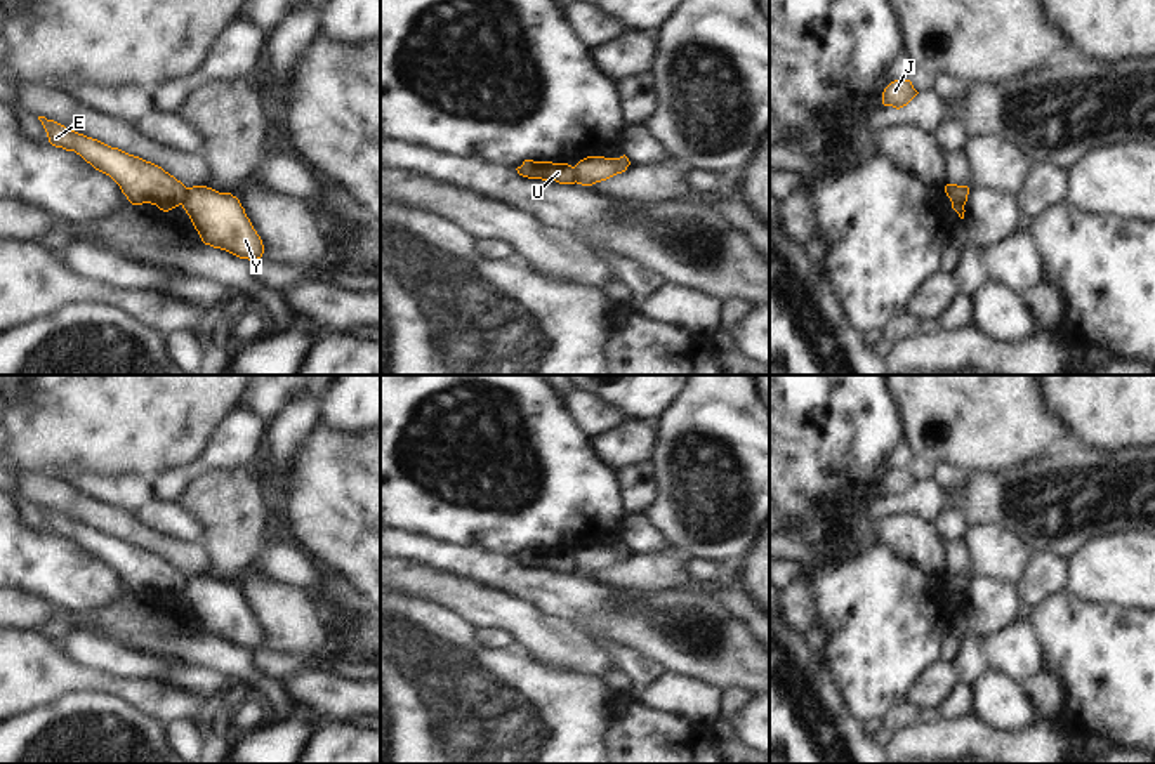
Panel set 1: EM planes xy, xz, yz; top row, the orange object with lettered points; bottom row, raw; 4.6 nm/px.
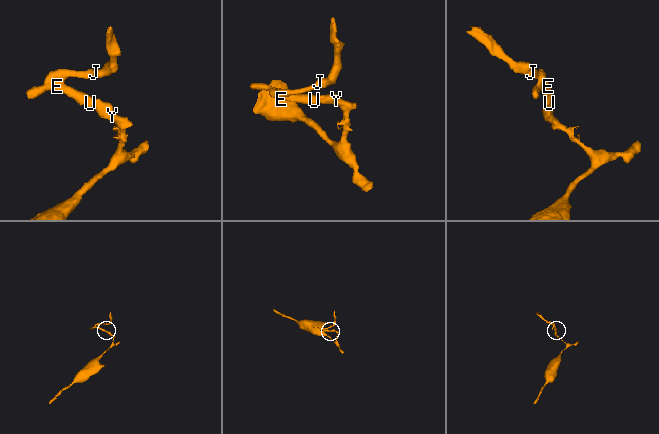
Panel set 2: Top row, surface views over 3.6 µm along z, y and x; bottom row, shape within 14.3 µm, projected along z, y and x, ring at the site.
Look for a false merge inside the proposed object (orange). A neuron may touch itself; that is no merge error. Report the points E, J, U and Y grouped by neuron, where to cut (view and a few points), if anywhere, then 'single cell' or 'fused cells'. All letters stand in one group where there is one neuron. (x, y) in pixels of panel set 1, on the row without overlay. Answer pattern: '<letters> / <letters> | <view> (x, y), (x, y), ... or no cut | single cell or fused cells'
E J U / Y | xy (186, 577), (181, 592) | fused cells

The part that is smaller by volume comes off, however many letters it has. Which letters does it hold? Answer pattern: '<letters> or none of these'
E, J, U

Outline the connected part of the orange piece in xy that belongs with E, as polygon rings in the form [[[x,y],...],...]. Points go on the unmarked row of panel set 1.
[[[38,505],[49,531],[75,540],[96,559],[109,564],[132,594],[151,592],[168,601],[186,585],[186,575],[162,556]]]

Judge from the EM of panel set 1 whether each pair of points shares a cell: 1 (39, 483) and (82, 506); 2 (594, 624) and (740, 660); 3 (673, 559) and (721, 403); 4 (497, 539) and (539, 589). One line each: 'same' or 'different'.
1: same
2: same
3: different
4: different

